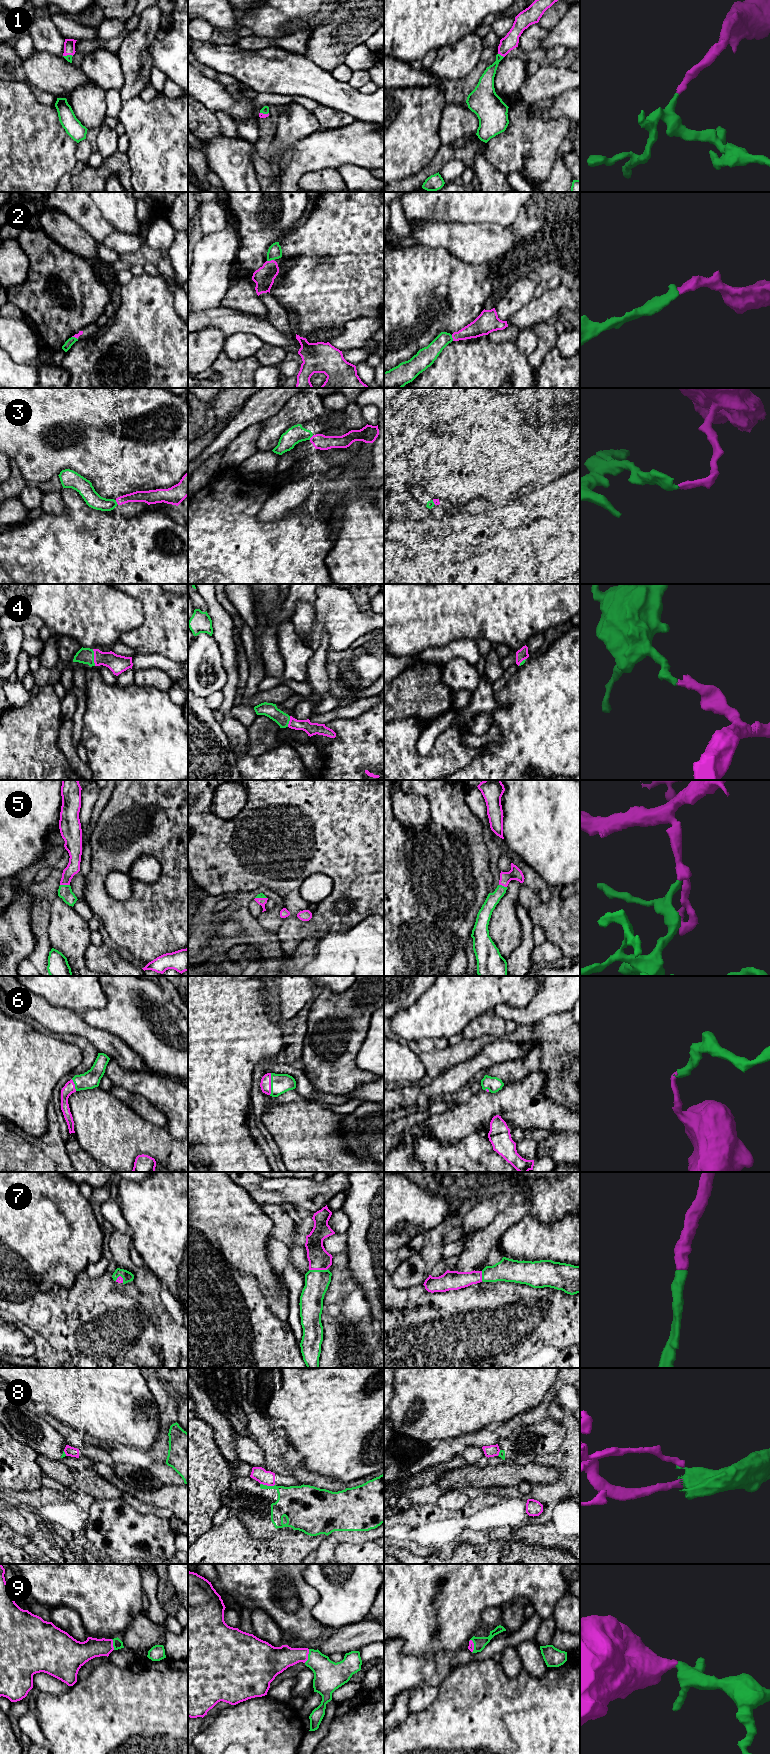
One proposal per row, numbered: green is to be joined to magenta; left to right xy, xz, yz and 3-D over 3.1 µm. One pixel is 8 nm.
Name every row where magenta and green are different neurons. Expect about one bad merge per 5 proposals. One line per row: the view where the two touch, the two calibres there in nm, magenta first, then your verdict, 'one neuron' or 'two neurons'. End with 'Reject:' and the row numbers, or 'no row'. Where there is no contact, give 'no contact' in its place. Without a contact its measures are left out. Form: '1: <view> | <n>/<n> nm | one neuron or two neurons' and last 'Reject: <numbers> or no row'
1: yz | 120/130 nm | one neuron
2: xz | 160/110 nm | one neuron
3: xy | 100/120 nm | two neurons
4: xy | 150/130 nm | one neuron
5: xy | 110/110 nm | one neuron
6: xz | 90/160 nm | one neuron
7: xz | 180/190 nm | one neuron
8: xz | 120/260 nm | two neurons
9: xz | 200/240 nm | one neuron
Reject: 3, 8

